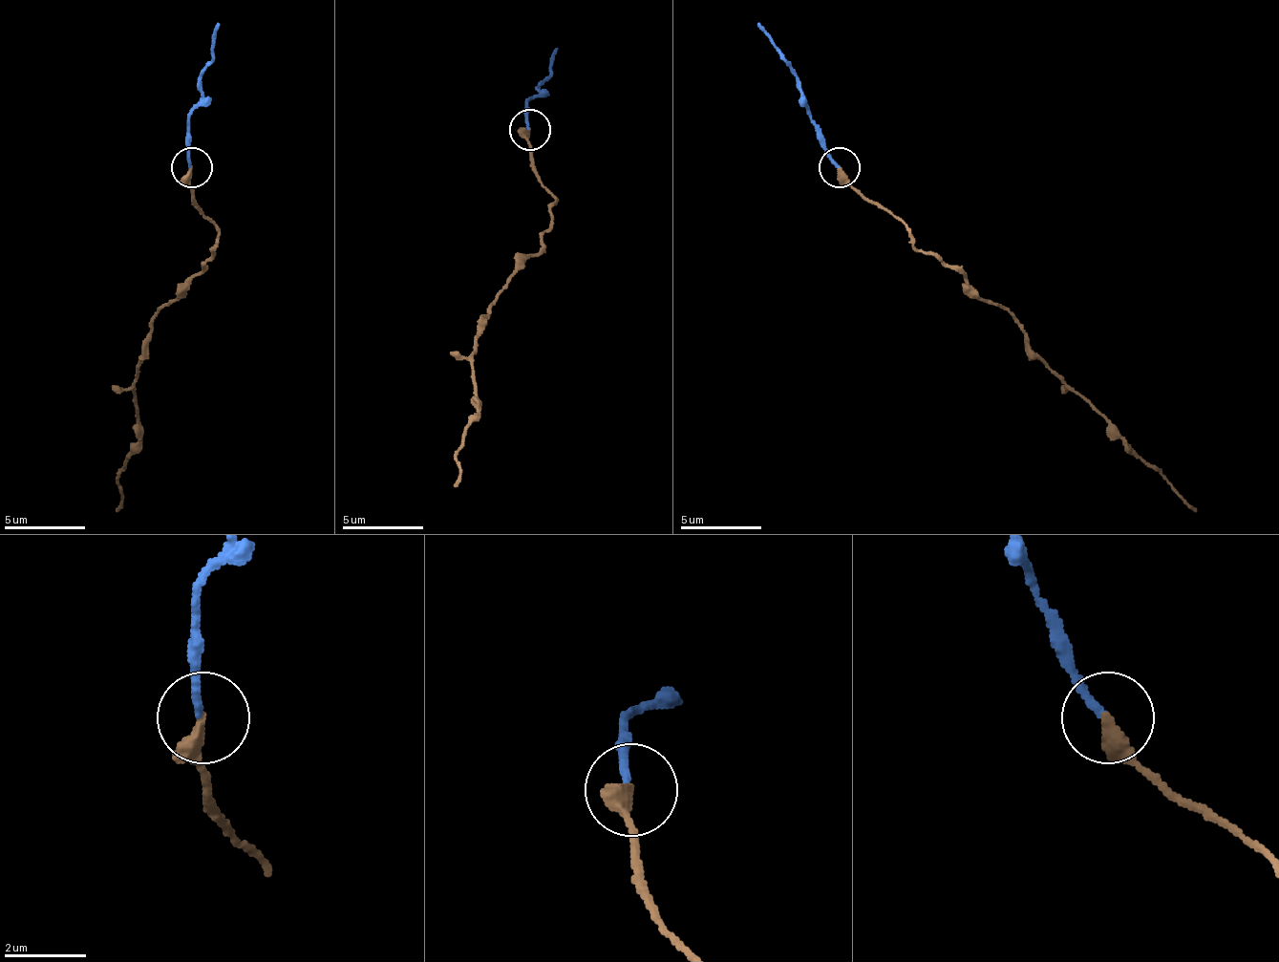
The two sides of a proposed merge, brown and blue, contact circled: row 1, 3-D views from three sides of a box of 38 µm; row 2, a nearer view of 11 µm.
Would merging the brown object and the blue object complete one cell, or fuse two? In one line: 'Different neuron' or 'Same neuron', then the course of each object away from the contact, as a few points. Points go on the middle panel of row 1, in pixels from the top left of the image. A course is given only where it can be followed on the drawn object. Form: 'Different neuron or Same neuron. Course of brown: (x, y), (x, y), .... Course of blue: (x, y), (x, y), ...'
Different neuron. Course of brown: (530, 131), (530, 167), (555, 203), (543, 245), (490, 306), (474, 354), (478, 416), (453, 485). Course of blue: (526, 131), (526, 102), (551, 77), (555, 49)

